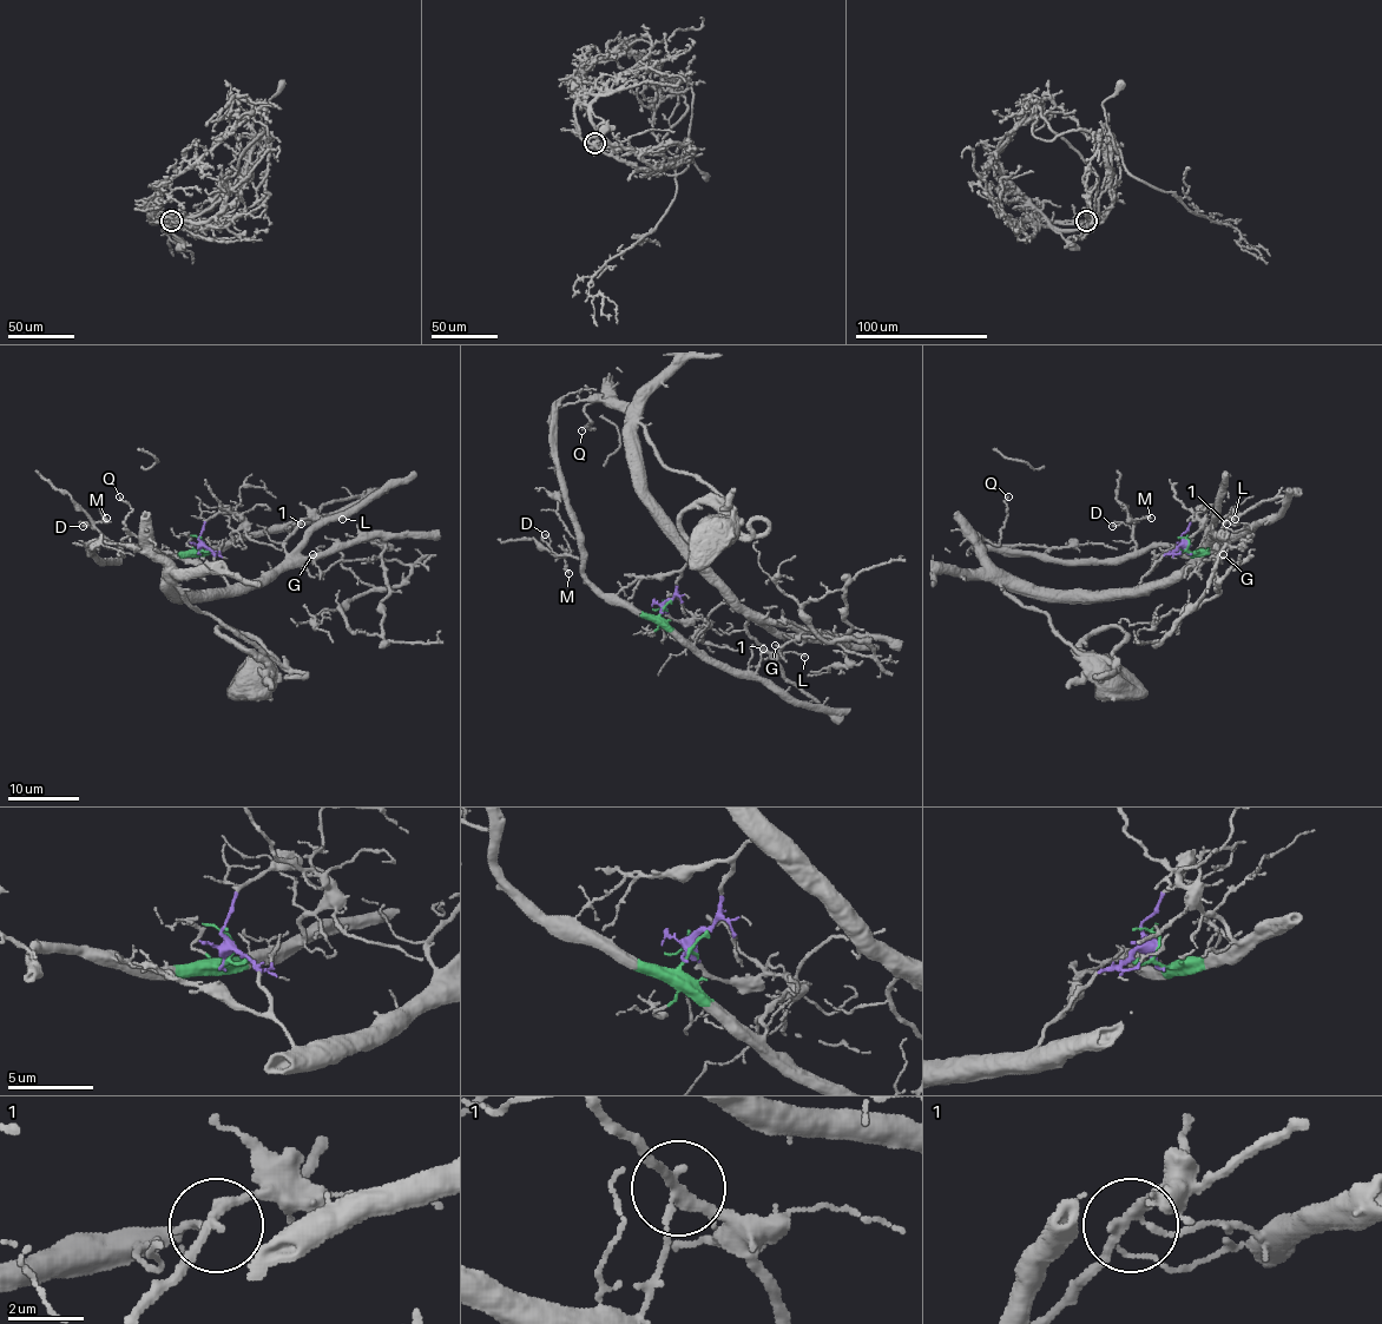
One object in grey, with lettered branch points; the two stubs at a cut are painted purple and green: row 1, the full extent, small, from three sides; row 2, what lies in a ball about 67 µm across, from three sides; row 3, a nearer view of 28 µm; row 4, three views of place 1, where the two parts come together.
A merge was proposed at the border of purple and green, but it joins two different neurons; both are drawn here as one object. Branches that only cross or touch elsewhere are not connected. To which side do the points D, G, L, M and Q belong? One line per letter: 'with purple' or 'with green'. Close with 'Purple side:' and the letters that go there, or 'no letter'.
D: with green
G: with purple
L: with purple
M: with green
Q: with purple
Purple side: G, L, Q

